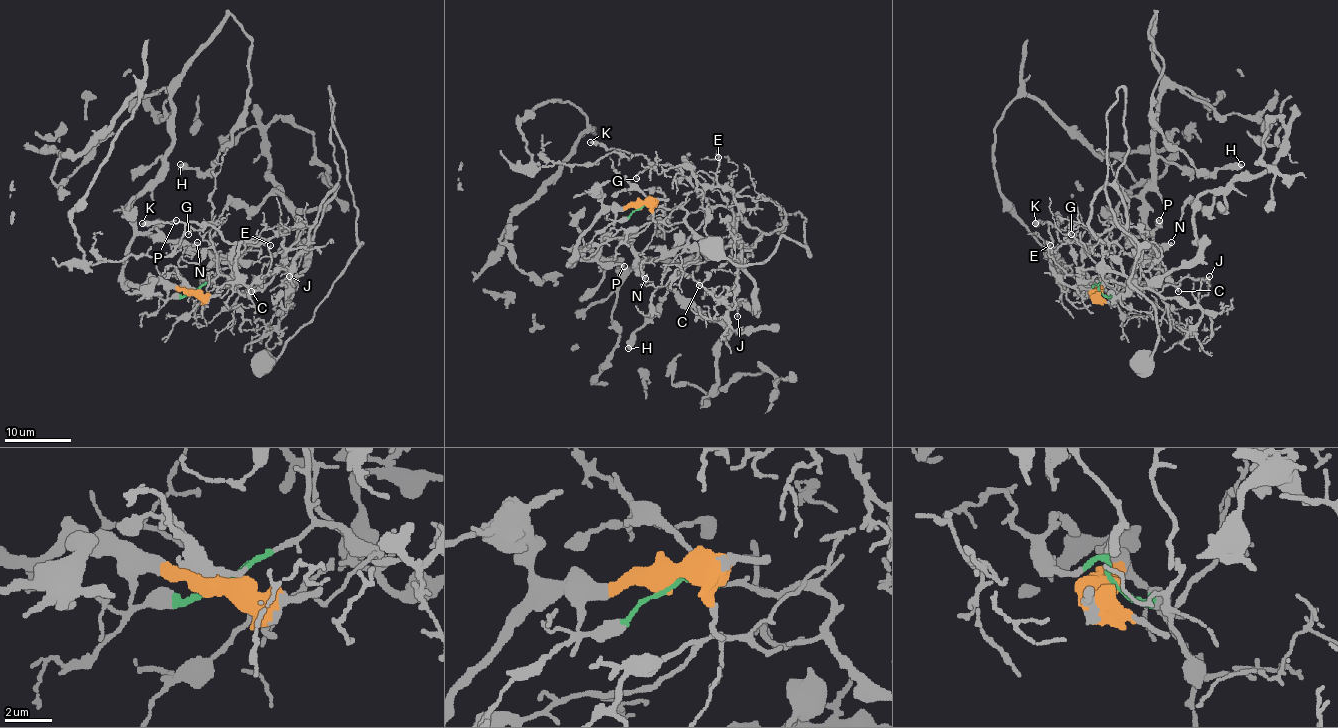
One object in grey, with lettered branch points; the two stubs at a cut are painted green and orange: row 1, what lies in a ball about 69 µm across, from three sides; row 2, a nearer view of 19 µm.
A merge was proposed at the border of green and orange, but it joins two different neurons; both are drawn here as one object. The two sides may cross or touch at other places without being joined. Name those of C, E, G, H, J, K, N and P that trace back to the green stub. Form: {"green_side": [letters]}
{"green_side": ["C", "E", "G", "J", "K"]}

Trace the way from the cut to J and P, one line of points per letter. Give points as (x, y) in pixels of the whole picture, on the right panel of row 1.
J: (1100, 293), (1102, 275), (1120, 293), (1130, 290), (1140, 257), (1132, 280), (1190, 306), (1210, 277)
P: (1100, 293), (1103, 282), (1112, 280), (1130, 285), (1150, 282), (1155, 277), (1153, 235), (1158, 220)

